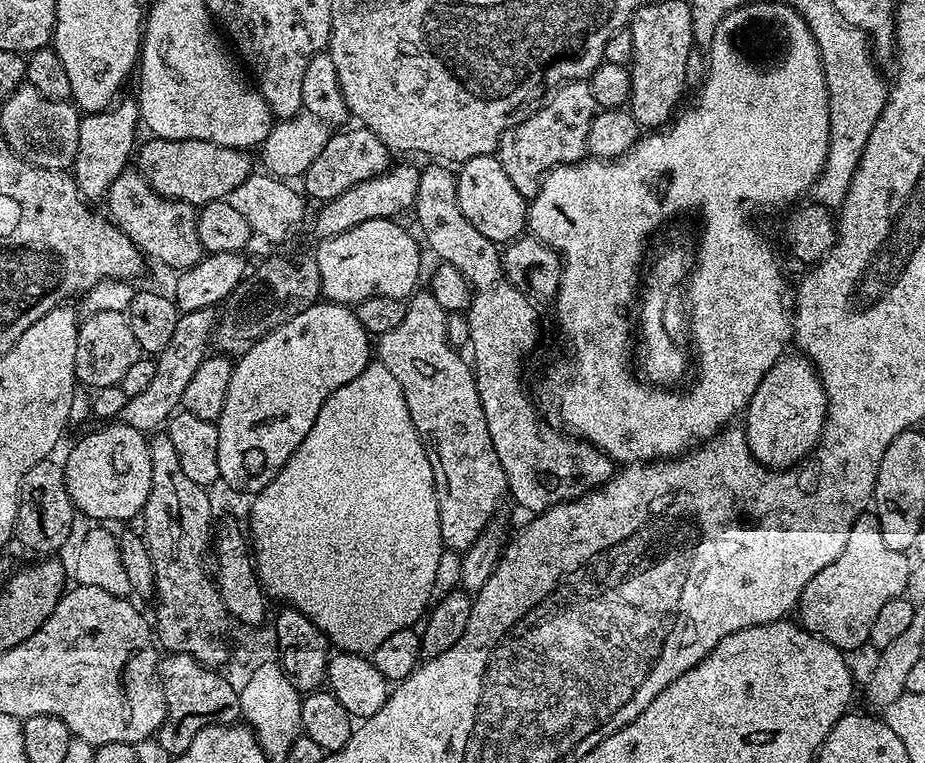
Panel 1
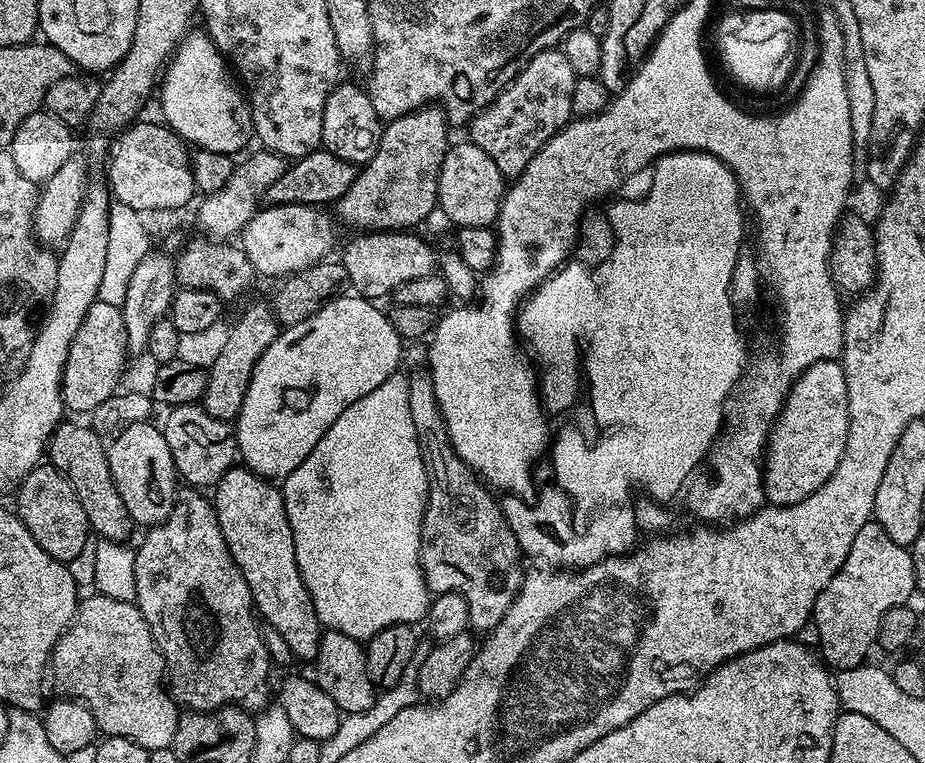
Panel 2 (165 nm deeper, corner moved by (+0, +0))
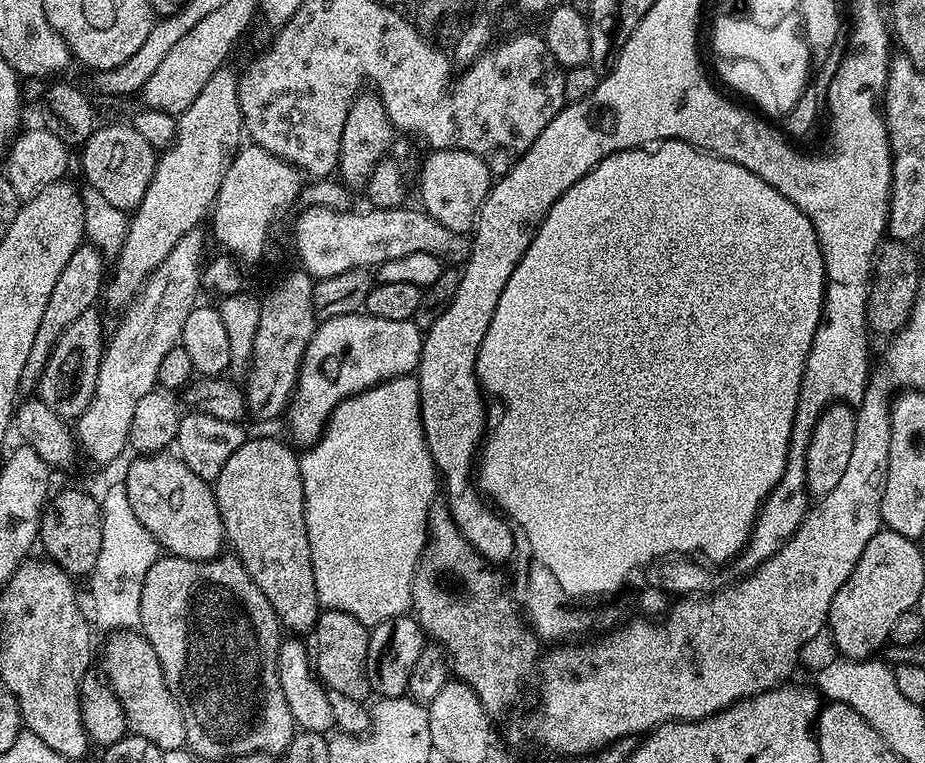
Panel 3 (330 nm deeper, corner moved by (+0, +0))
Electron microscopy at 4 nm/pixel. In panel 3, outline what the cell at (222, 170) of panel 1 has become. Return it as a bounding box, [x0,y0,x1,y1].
[80,123,158,214]

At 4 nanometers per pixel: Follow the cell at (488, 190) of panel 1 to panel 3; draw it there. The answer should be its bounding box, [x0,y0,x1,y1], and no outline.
[420,148,494,234]

